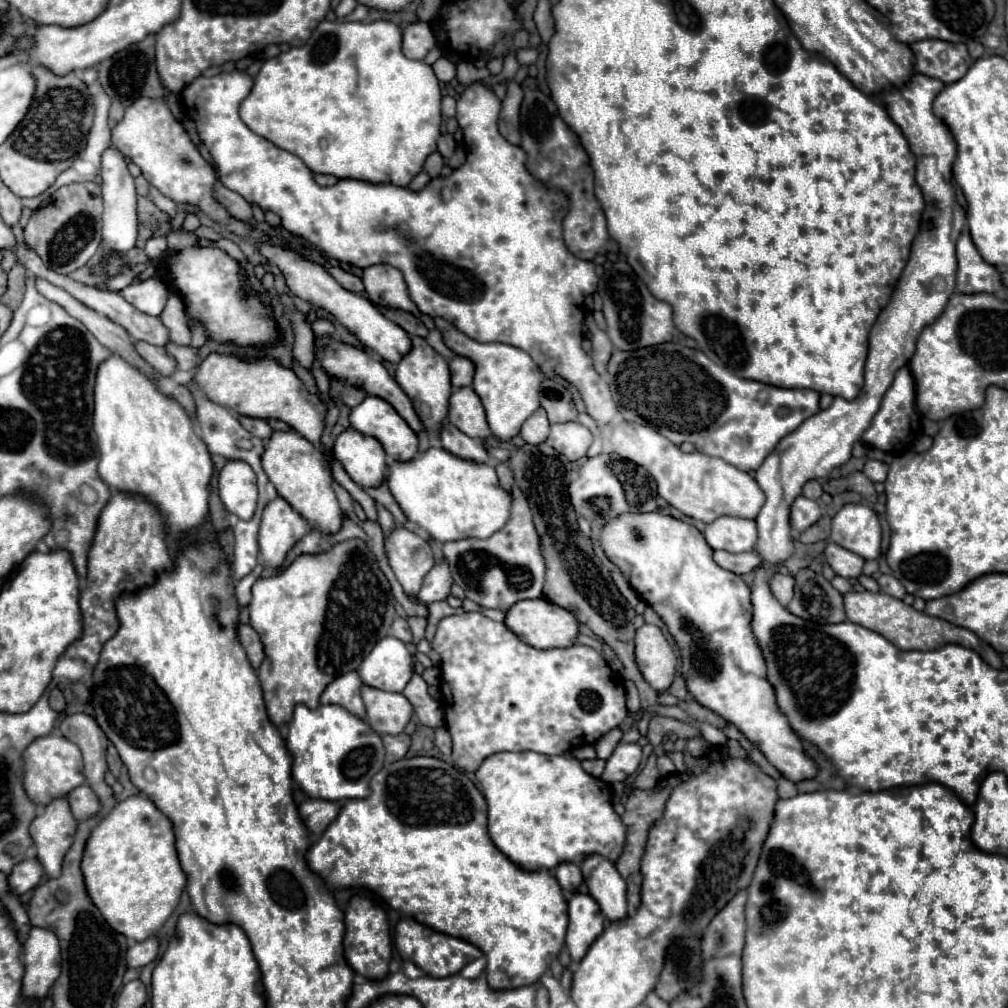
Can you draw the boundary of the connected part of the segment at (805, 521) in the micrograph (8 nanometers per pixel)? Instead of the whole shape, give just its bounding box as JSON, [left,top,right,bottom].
[791,496,821,532]

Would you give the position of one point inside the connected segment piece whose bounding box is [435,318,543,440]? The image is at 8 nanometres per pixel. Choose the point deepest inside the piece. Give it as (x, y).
(507, 381)

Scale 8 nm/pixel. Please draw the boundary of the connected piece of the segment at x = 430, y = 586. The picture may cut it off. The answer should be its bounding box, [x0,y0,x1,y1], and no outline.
[417,560,453,604]

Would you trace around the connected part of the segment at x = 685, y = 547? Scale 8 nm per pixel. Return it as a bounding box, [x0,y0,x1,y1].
[601,512,817,782]

